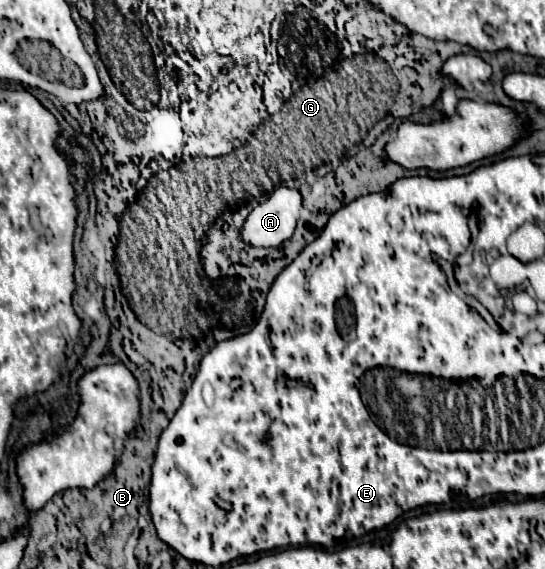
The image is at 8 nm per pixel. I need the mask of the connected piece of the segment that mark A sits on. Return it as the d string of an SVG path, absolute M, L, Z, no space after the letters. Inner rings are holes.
M278 186L270 194L266 194L244 218L242 228L240 228L240 238L244 244L254 246L254 248L270 248L270 246L280 246L284 240L288 240L296 228L296 220L302 210L302 196L298 190Z

